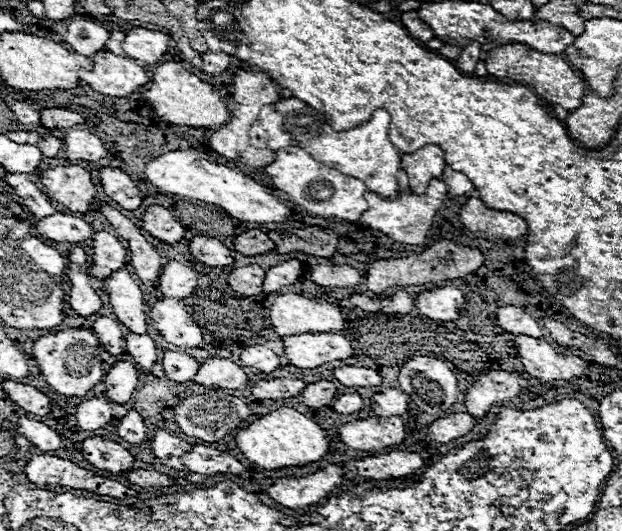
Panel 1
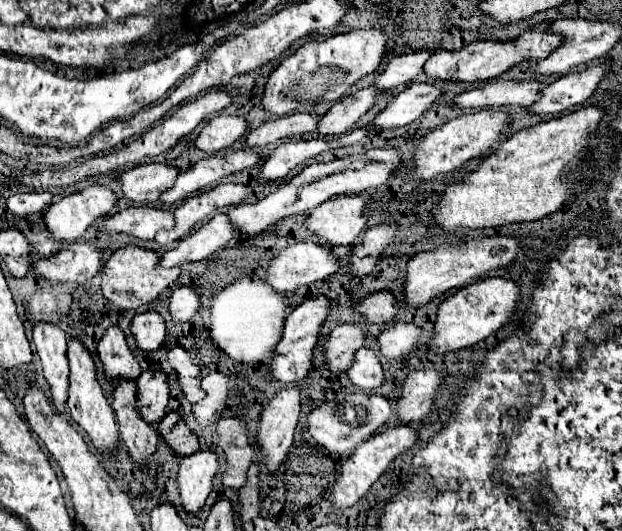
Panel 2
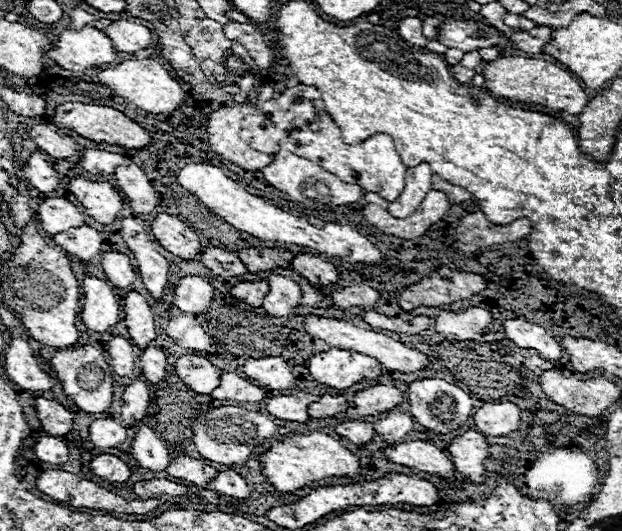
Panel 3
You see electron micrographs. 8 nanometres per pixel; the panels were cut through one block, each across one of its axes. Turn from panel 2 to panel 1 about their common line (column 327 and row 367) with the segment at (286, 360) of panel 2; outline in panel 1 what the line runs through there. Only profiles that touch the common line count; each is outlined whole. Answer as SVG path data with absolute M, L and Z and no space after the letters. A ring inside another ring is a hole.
M300 334L284 336L286 356L296 368L318 368L354 356L354 348L342 334Z

